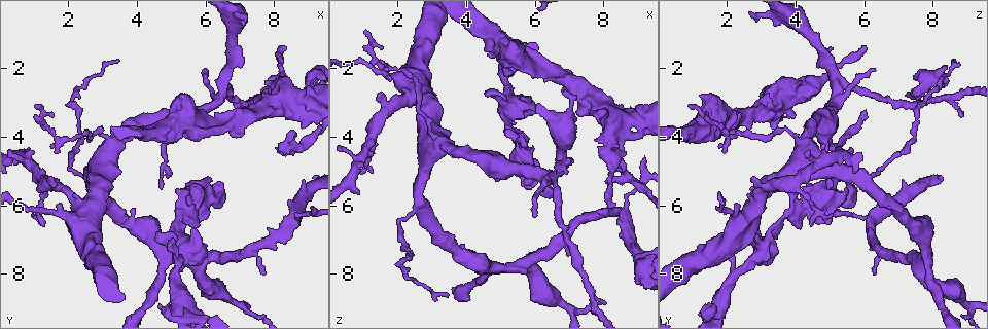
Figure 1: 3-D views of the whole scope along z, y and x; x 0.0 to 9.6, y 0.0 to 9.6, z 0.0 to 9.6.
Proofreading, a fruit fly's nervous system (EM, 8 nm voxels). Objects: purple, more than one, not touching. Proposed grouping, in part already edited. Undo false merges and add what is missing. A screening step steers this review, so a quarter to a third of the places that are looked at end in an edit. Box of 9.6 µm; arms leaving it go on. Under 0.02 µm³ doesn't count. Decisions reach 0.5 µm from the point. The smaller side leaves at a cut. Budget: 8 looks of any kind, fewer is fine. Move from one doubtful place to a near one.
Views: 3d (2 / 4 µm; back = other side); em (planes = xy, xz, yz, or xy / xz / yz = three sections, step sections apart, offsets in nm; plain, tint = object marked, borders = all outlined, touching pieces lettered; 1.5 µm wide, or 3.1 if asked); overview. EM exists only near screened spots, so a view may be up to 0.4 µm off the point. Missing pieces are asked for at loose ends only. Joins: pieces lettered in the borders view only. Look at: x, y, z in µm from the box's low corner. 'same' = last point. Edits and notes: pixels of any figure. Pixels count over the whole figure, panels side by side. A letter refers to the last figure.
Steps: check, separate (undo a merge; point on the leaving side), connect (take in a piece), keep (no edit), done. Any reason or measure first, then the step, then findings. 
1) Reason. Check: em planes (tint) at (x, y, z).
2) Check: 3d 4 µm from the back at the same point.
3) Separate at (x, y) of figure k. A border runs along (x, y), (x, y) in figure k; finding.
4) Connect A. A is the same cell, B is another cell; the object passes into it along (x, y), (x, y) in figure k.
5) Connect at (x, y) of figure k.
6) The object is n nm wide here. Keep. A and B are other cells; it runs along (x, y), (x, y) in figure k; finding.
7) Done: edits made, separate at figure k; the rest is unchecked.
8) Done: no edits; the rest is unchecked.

Branch stops here. Check: 3d 4 µm at (7.80, 3.15, 3.40).

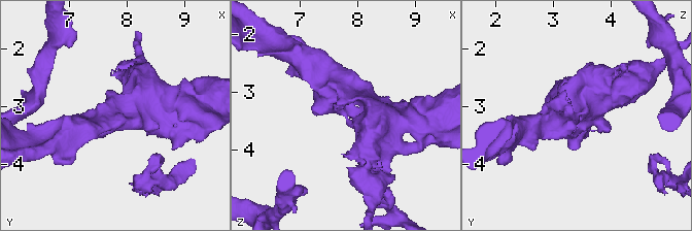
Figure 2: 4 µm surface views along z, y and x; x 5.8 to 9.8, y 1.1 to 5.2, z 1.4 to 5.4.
Check: em xy step 4 (borders) at (7.80, 3.10, 3.40).

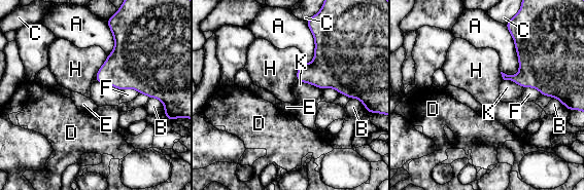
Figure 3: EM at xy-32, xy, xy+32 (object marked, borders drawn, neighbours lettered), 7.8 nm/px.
Keep. A, B, C, D, E, F, H and K are other cells; a border runs along (107, 56), (97, 72), (95, 81) in figure 3; no lettered piece goes on from it.

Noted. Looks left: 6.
Check: 3d 4 µm at (5.90, 2.10, 6.30).

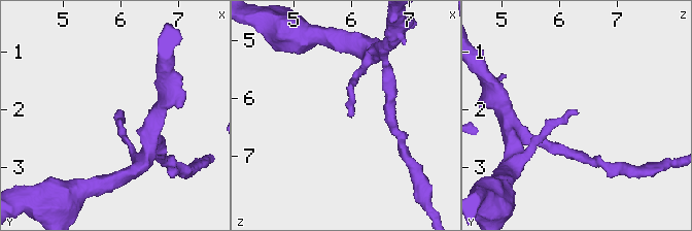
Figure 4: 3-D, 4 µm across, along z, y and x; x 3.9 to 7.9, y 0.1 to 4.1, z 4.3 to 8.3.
Check: em planes (borders) at (5.95, 2.10, 6.35).

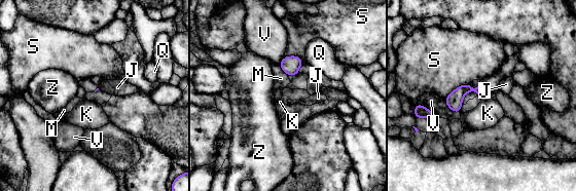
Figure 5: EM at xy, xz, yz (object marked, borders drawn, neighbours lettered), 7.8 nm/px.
Keep. J, K, M, Q, S, V and Z are other cells; a border runs along (477, 93), (468, 91), (461, 103) in figure 5; no lettered piece goes on from it.

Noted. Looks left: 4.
An open end. Check: 3d 4 µm from the back at (9.05, 2.50, 8.30).

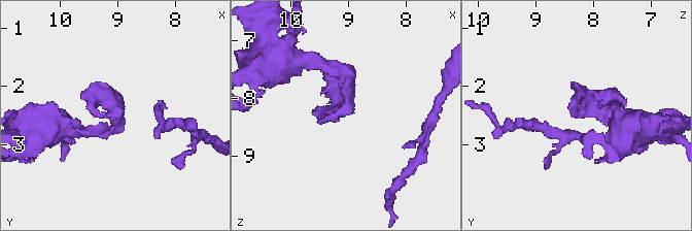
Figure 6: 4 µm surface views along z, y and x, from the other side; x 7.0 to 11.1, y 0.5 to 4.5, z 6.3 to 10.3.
Need the tissue. Check: em planes (borders) at (9.10, 2.55, 8.30).

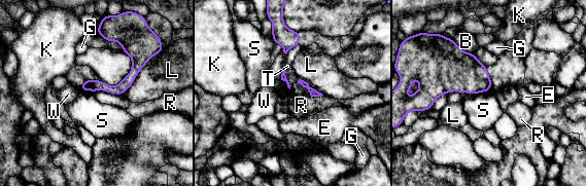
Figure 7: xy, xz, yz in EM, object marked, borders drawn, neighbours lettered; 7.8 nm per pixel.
The longest contact is with L, 420 nm. Keep. B, E, G, K, L, R, S, T and W are other cells; a border runs along (297, 82), (311, 96), (322, 96) in figure 7; none of them fits.

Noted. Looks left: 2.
Done: no edits; the rest is unchecked.

